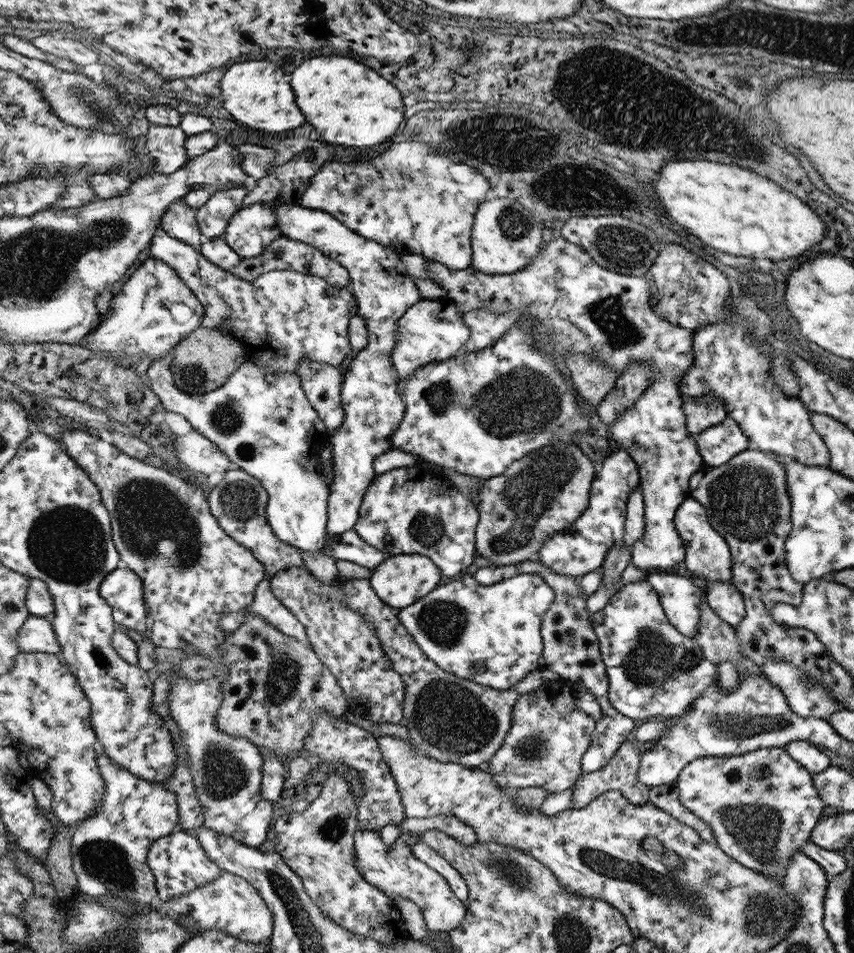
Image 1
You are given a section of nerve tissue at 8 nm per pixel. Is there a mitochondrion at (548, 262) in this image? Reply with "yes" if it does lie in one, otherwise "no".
no

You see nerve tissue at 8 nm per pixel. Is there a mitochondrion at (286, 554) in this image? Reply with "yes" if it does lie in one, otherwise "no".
no

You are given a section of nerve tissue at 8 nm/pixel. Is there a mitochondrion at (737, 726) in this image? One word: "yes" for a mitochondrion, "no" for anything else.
yes

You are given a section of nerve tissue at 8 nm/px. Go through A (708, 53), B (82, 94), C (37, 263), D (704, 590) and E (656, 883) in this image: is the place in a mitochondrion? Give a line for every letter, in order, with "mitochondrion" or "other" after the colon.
A: other
B: mitochondrion
C: mitochondrion
D: other
E: mitochondrion

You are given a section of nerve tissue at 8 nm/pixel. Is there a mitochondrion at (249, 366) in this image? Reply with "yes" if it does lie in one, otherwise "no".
no

